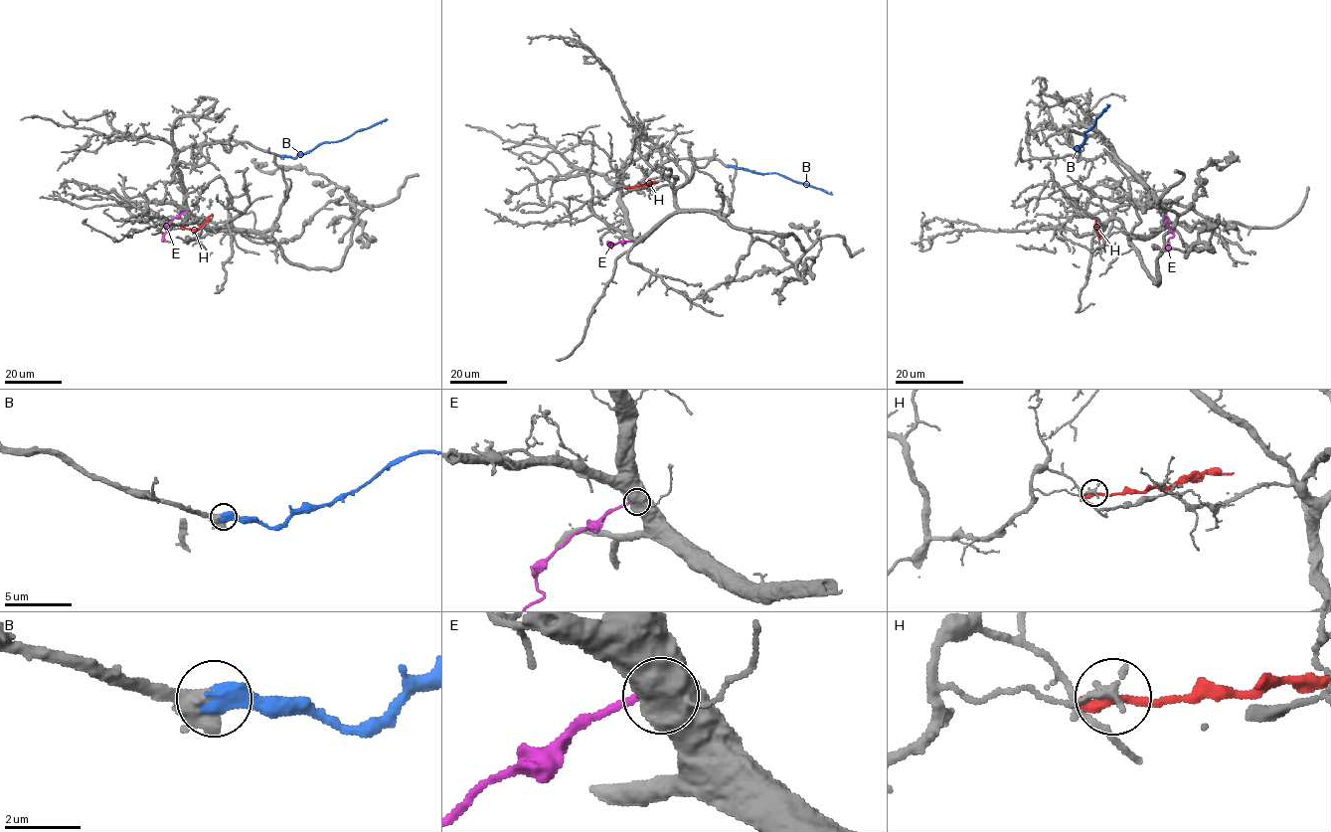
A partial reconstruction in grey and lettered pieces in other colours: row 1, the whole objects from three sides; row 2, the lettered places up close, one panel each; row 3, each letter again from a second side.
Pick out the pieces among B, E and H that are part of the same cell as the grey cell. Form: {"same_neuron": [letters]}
{"same_neuron": ["B"]}

